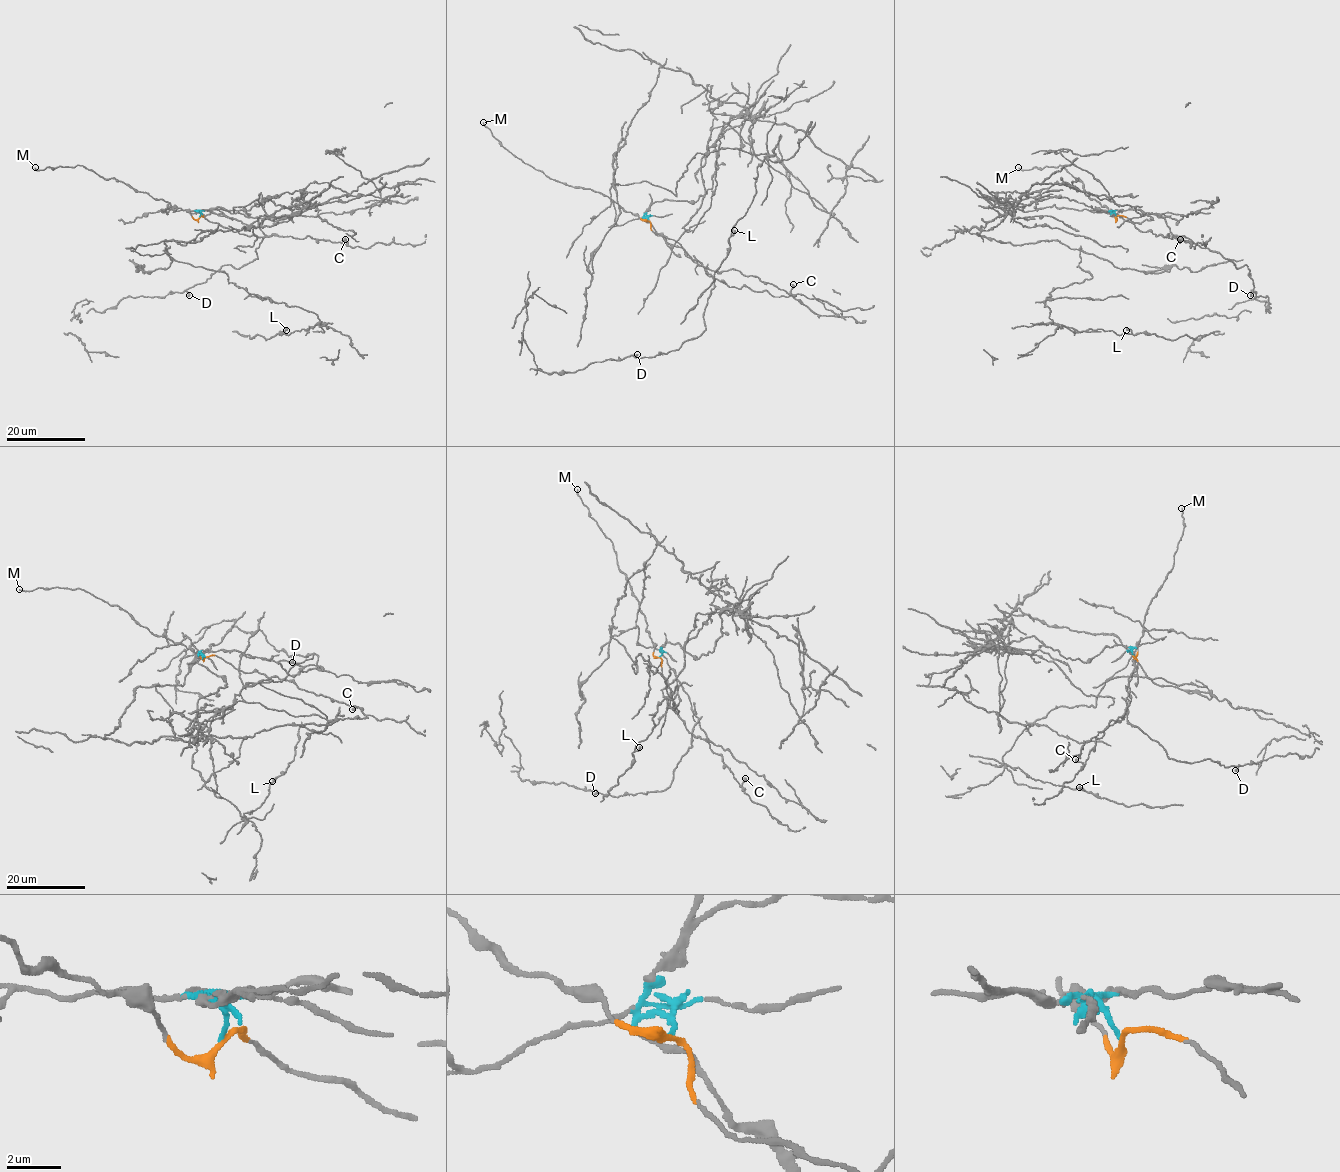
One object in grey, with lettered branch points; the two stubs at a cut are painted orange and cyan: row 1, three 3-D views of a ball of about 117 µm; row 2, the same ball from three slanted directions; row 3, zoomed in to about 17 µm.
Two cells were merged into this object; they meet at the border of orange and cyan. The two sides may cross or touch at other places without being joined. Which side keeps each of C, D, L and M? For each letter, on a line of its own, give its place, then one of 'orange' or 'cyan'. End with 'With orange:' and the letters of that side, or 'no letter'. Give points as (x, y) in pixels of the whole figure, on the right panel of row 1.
C: (1180, 239) | orange
D: (1250, 295) | cyan
L: (1126, 330) | cyan
M: (1018, 167) | orange
With orange: C, M

